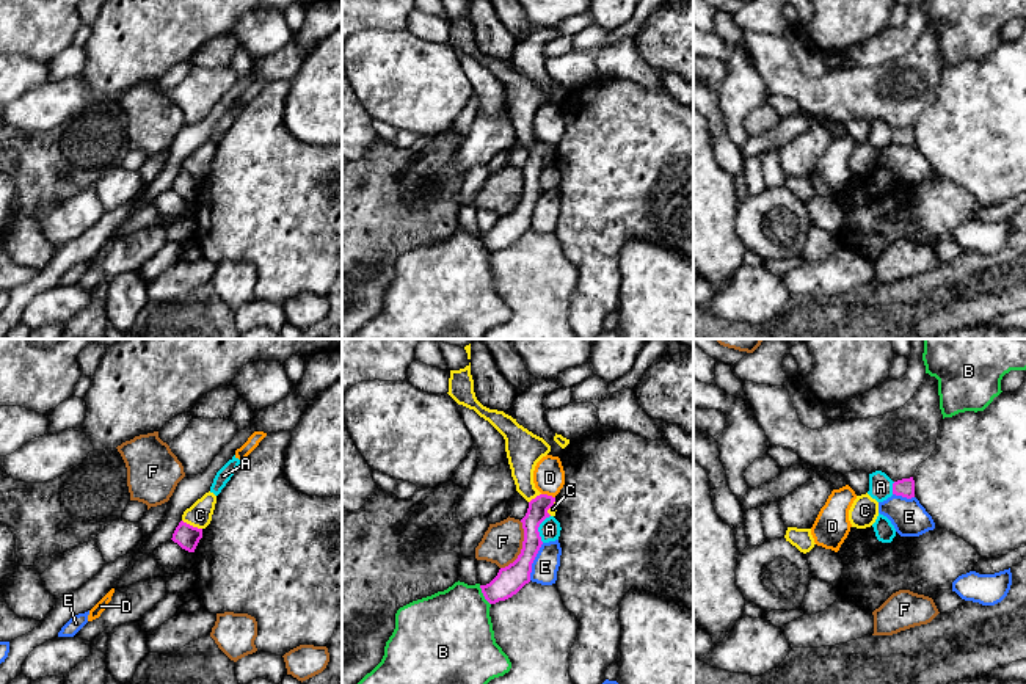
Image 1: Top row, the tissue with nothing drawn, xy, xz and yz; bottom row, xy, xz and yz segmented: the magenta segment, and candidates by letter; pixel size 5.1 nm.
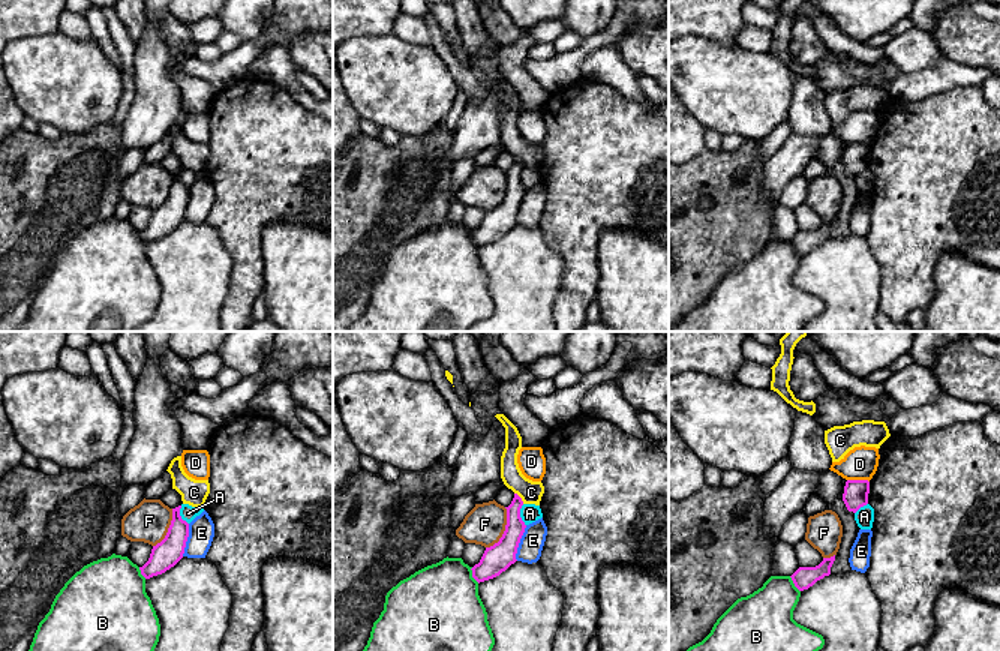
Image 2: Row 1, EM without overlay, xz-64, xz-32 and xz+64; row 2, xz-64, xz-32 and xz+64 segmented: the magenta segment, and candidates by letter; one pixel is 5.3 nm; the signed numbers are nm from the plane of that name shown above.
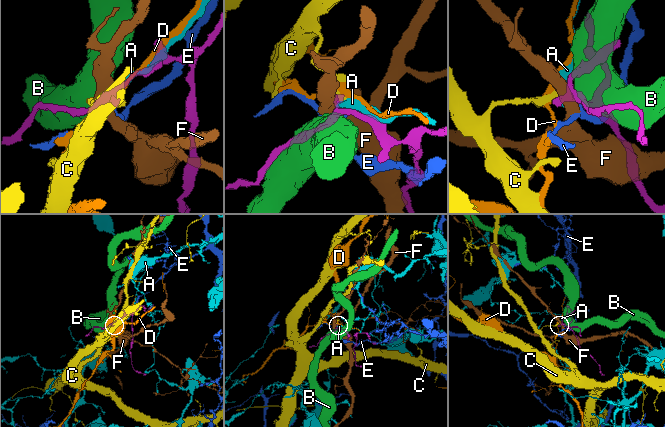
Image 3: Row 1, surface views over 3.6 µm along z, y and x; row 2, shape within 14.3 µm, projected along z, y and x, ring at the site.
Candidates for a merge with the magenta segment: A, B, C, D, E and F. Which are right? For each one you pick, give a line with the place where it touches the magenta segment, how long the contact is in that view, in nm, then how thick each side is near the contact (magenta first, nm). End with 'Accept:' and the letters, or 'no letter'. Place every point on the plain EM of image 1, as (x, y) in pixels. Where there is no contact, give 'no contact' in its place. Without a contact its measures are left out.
Accept: no letter

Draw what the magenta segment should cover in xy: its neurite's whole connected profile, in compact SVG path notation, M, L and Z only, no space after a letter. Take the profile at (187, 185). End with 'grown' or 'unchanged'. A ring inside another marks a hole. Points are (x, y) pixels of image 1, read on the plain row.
M180 169L171 188L177 191L182 198L195 201L201 187L202 187L202 177L193 176Z; unchanged

